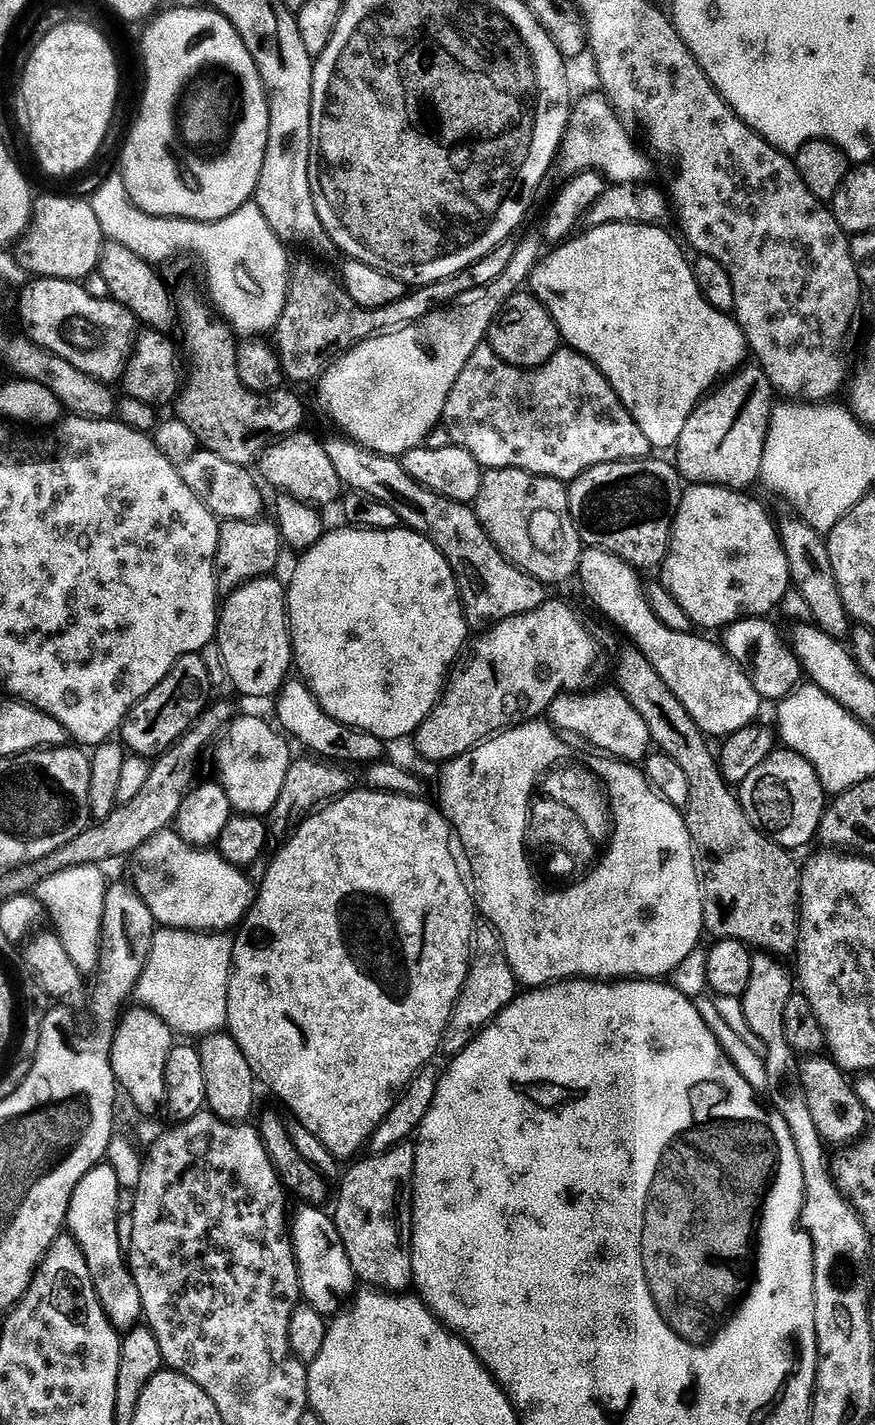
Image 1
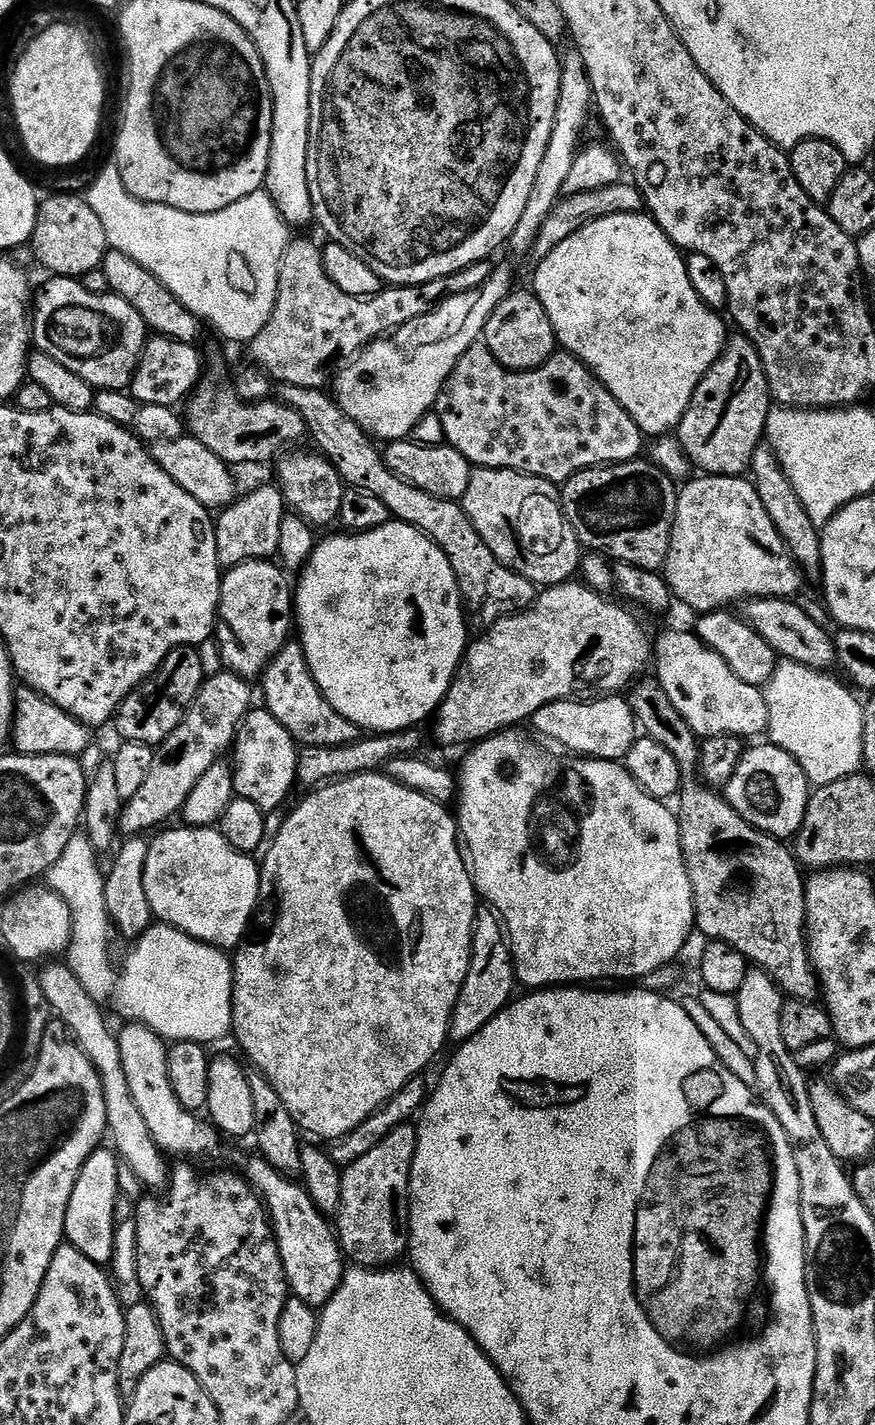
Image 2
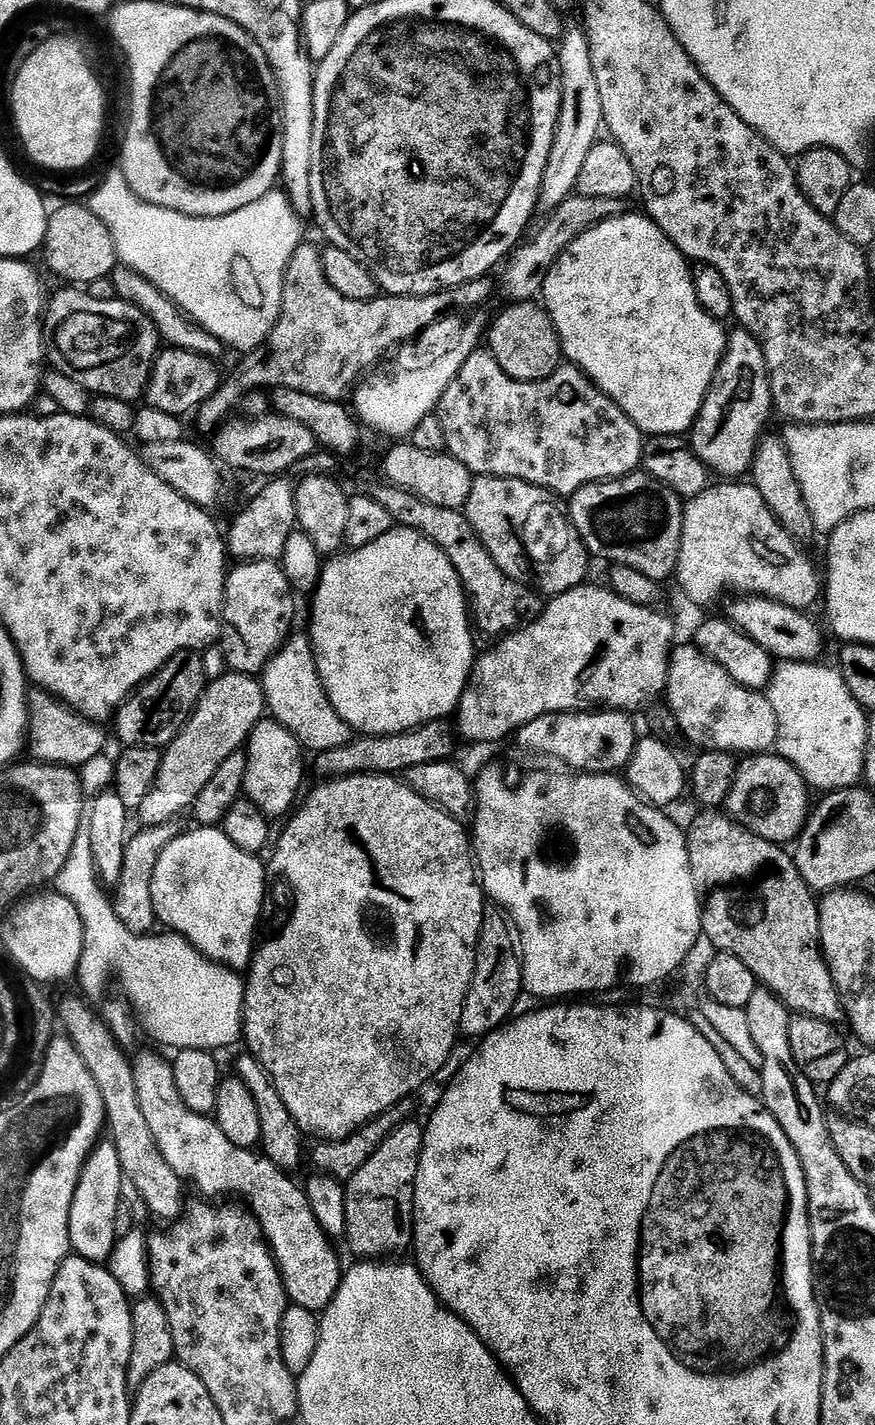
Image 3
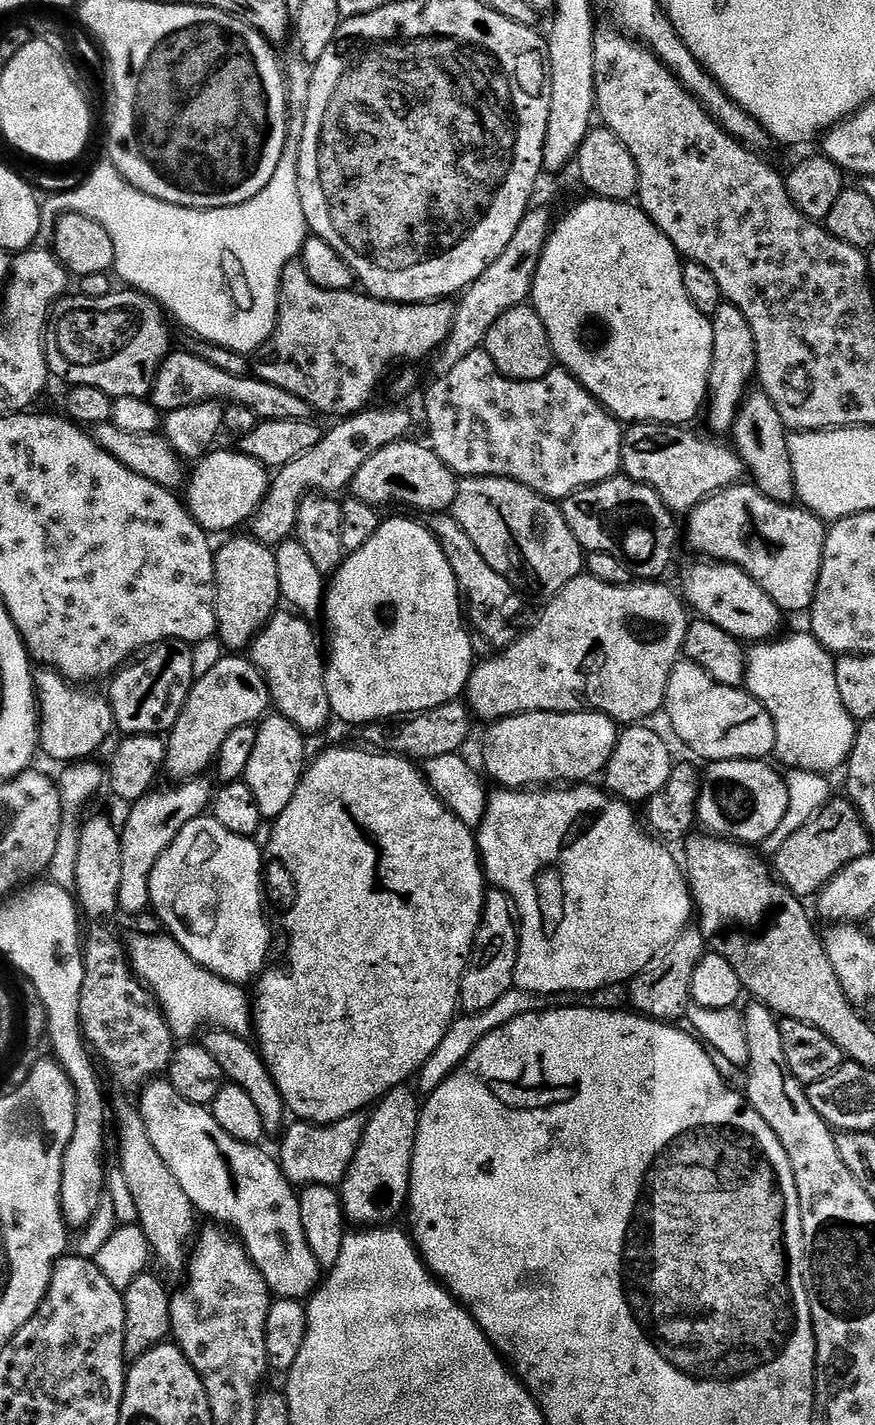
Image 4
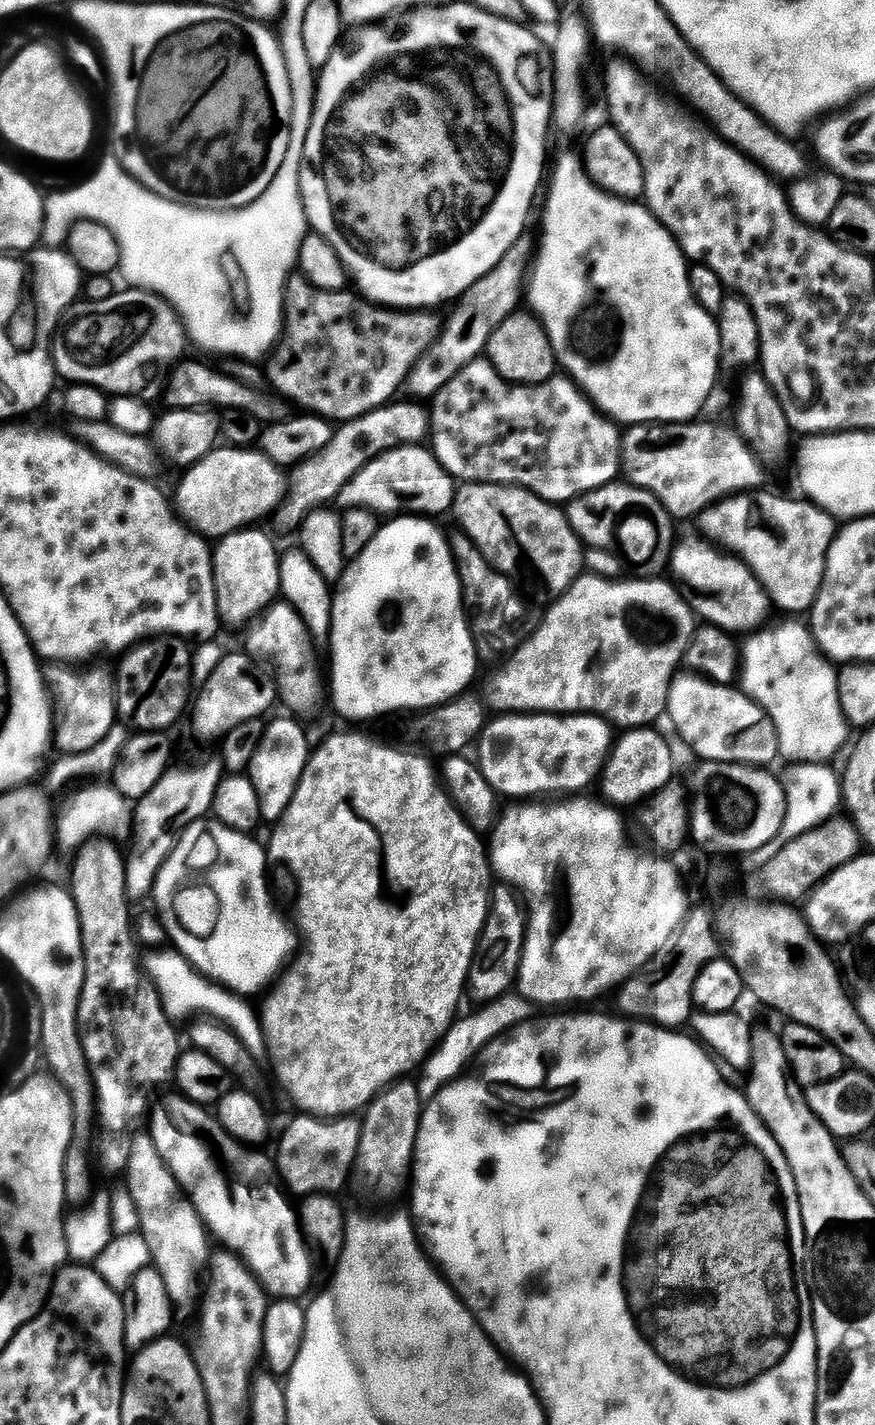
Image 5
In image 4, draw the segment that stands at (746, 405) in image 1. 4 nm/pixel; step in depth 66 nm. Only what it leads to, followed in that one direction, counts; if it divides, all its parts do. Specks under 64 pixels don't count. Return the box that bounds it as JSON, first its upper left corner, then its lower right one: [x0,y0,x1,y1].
[707,302,758,433]

